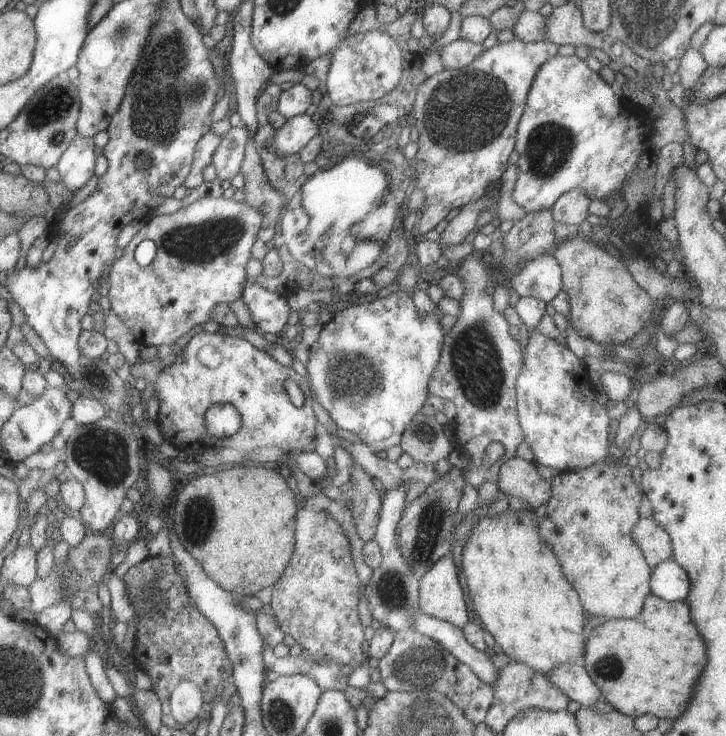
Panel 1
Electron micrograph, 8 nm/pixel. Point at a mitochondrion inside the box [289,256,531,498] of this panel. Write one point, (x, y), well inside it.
(354, 377)

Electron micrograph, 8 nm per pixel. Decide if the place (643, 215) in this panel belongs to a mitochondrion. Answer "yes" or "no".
no

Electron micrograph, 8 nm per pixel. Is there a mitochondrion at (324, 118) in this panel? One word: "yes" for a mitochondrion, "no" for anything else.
no

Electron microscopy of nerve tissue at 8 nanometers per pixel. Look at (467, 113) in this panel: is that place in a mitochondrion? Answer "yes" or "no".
yes

